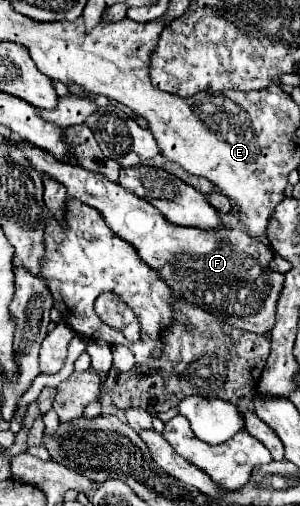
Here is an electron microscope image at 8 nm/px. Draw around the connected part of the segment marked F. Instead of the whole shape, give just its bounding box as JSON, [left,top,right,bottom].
[19,143,283,333]

